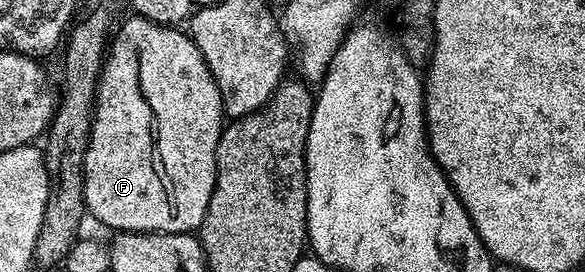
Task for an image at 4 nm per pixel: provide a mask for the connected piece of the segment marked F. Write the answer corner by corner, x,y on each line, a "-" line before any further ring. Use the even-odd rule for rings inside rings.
132,17
121,28
116,28
115,34
112,36
111,42
107,47
105,62
101,69
101,81
97,84
97,101
93,113
93,128
89,134
89,144
87,145
87,157
85,158
85,205
90,216
94,215
99,222
105,227
114,227
117,233
193,233
198,230
203,221
203,217
207,213
207,205
211,201
211,193
215,189
215,177
217,176
217,166
215,165
215,153
219,145
219,137
223,130
223,124
226,122
227,116
225,107
221,104
221,94
219,93
219,85
215,85
215,77
211,73
211,69
207,65
207,61
203,57
203,53
199,53
199,49
195,45
195,41
188,34
185,35
173,25
162,25
160,23
152,23
150,19
142,19
140,17

